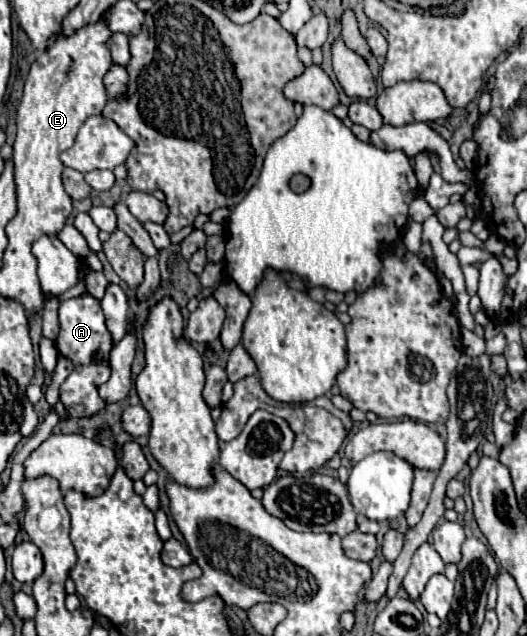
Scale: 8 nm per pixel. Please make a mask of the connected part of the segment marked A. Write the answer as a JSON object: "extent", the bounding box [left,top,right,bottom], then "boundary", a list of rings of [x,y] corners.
{"extent":[57,293,111,365],"boundary":[[[89,293],[83,295],[83,297],[75,297],[75,299],[69,299],[69,301],[59,301],[59,323],[61,323],[61,333],[57,337],[57,351],[65,357],[69,357],[75,365],[89,365],[91,363],[91,355],[93,351],[101,349],[103,355],[105,355],[105,361],[107,363],[107,355],[111,351],[111,335],[105,327],[105,317],[103,317],[103,311],[101,311],[101,305],[95,297],[91,297]]]}

